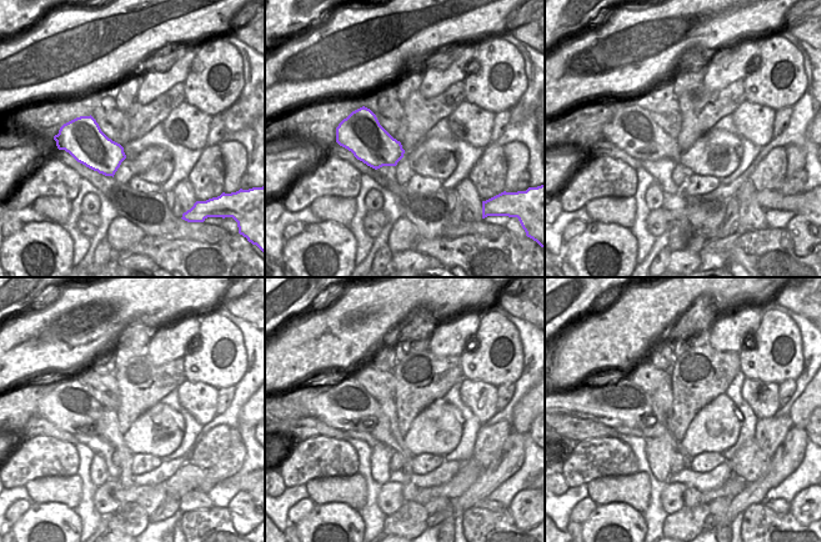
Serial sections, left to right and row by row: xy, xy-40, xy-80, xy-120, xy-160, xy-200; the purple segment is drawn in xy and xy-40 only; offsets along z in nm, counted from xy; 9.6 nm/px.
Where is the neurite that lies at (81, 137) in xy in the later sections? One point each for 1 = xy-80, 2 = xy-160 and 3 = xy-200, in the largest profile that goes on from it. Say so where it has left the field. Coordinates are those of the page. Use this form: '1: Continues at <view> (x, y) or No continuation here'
1: Continues at xy-80 (632, 129)
2: Continues at xy-160 (348, 406)
3: Continues at xy-200 (622, 404)

